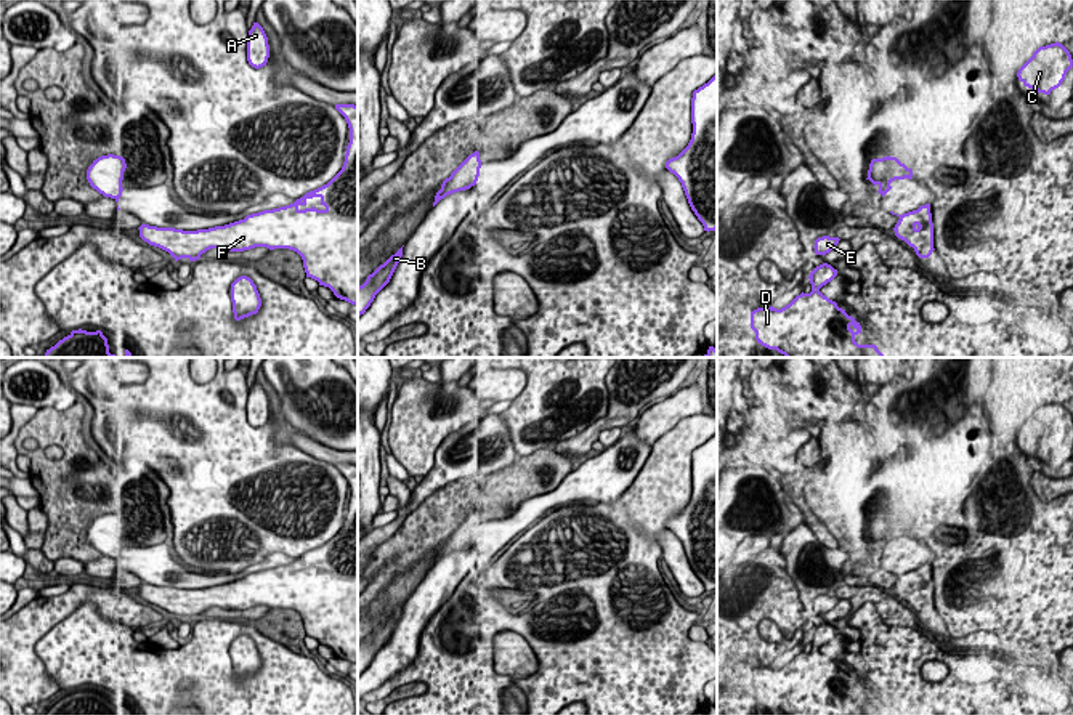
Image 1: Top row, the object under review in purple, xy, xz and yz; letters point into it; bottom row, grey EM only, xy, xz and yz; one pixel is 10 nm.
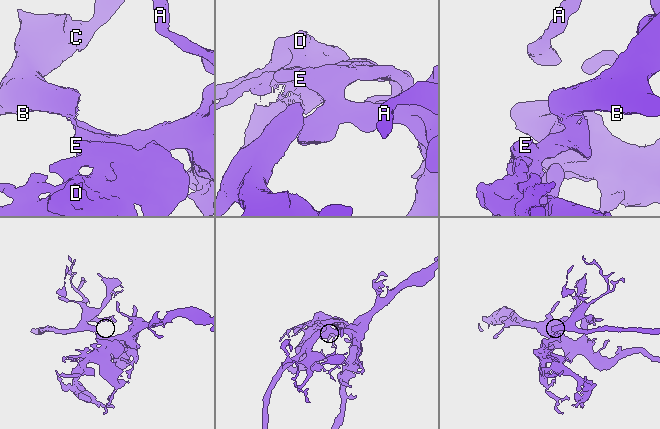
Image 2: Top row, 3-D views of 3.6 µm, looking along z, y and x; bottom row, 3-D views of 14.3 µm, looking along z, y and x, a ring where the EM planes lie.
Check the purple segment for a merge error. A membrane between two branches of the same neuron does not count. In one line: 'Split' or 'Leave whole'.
Split

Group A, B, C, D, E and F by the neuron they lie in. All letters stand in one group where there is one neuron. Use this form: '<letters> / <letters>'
A D E F / B C

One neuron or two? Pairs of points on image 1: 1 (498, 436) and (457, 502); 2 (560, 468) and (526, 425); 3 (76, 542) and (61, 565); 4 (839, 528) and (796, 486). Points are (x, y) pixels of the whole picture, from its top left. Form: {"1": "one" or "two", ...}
{"1": "two", "2": "two", "3": "two", "4": "two"}

